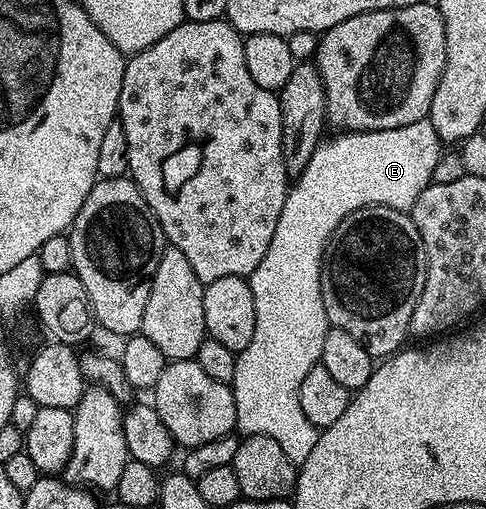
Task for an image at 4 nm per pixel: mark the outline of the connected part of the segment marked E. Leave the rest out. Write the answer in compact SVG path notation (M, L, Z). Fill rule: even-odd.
M427 119L407 123L403 127L384 129L383 131L363 131L362 133L341 131L333 136L337 137L331 138L330 141L329 138L322 140L315 151L315 155L311 155L311 163L307 163L304 171L296 174L289 193L285 196L283 211L279 215L279 223L275 223L275 235L271 235L271 247L267 247L267 255L263 255L259 267L255 267L255 271L250 273L247 278L251 287L251 295L255 299L255 335L251 335L251 343L247 343L245 350L237 354L235 375L231 386L235 399L235 411L237 412L237 429L245 435L258 433L259 435L267 435L267 439L275 439L275 443L279 443L279 447L283 447L287 459L291 459L291 463L296 466L305 461L307 455L311 455L311 450L317 442L318 430L310 426L307 415L303 415L303 407L299 407L299 387L303 383L307 371L311 371L311 367L315 367L320 362L323 339L331 328L321 302L321 259L325 255L325 244L331 239L335 227L339 227L339 223L343 223L343 219L347 219L347 215L351 215L356 209L362 209L368 205L382 205L392 209L412 210L415 199L419 199L419 195L431 184L435 163L439 163L443 152L443 142L439 139L439 135L435 135L435 127L431 127L431 123Z

